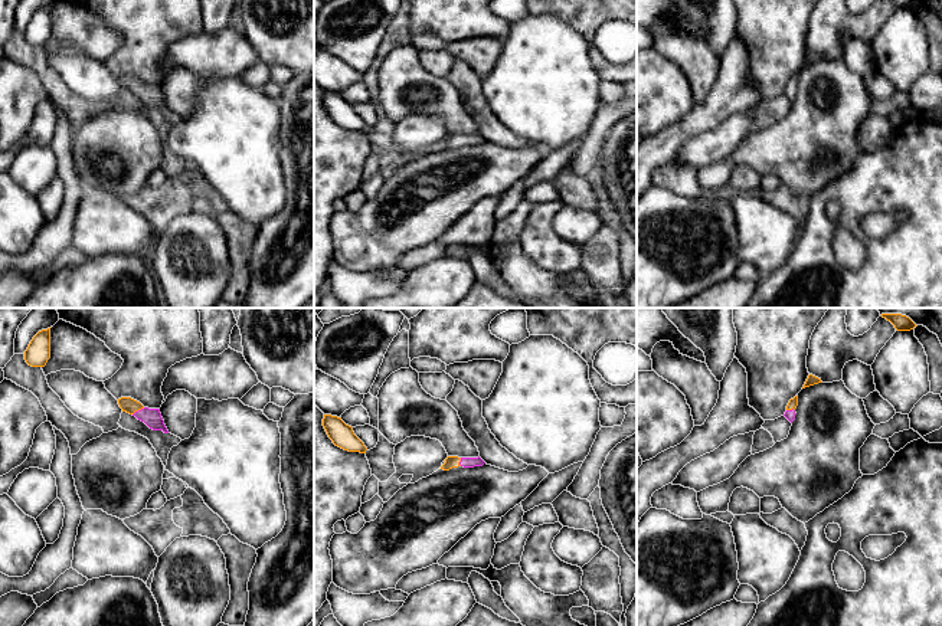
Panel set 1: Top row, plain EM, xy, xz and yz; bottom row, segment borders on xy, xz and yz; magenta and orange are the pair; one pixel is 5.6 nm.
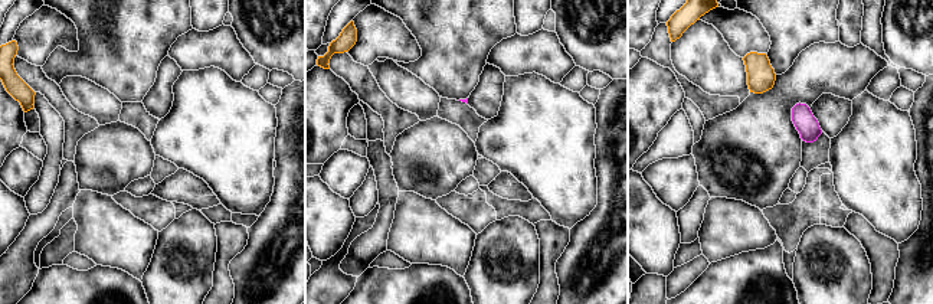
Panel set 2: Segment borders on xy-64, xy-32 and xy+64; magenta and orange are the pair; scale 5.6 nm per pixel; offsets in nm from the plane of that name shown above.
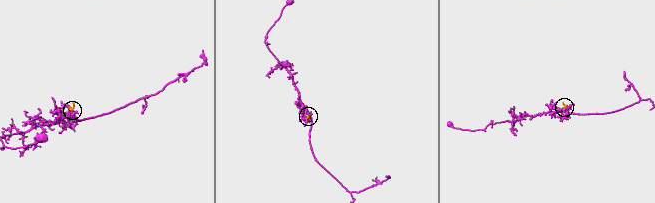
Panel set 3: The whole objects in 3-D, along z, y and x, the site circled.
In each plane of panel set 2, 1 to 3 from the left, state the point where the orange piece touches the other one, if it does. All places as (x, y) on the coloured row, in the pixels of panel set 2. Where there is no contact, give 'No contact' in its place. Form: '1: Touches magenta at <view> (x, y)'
1: No contact
2: No contact
3: No contact

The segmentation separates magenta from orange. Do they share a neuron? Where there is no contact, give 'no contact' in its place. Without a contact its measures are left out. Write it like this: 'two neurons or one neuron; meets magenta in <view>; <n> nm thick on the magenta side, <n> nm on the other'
one neuron; meets magenta in xy; 100 nm thick on the magenta side, 90 nm on the other

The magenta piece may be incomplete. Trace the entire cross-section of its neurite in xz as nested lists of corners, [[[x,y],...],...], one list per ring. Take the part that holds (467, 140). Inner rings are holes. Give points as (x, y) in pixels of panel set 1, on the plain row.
[[[448,134],[445,141],[441,144],[444,148],[449,148],[452,145],[464,144],[464,145],[474,145],[483,144],[485,140],[478,135],[458,135],[458,134]]]

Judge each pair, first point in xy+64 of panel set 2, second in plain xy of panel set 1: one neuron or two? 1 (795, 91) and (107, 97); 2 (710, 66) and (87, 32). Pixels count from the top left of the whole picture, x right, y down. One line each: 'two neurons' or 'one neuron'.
1: two neurons
2: two neurons

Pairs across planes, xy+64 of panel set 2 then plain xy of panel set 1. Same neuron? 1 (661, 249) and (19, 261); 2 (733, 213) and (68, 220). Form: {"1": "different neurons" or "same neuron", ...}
{"1": "different neurons", "2": "different neurons"}

